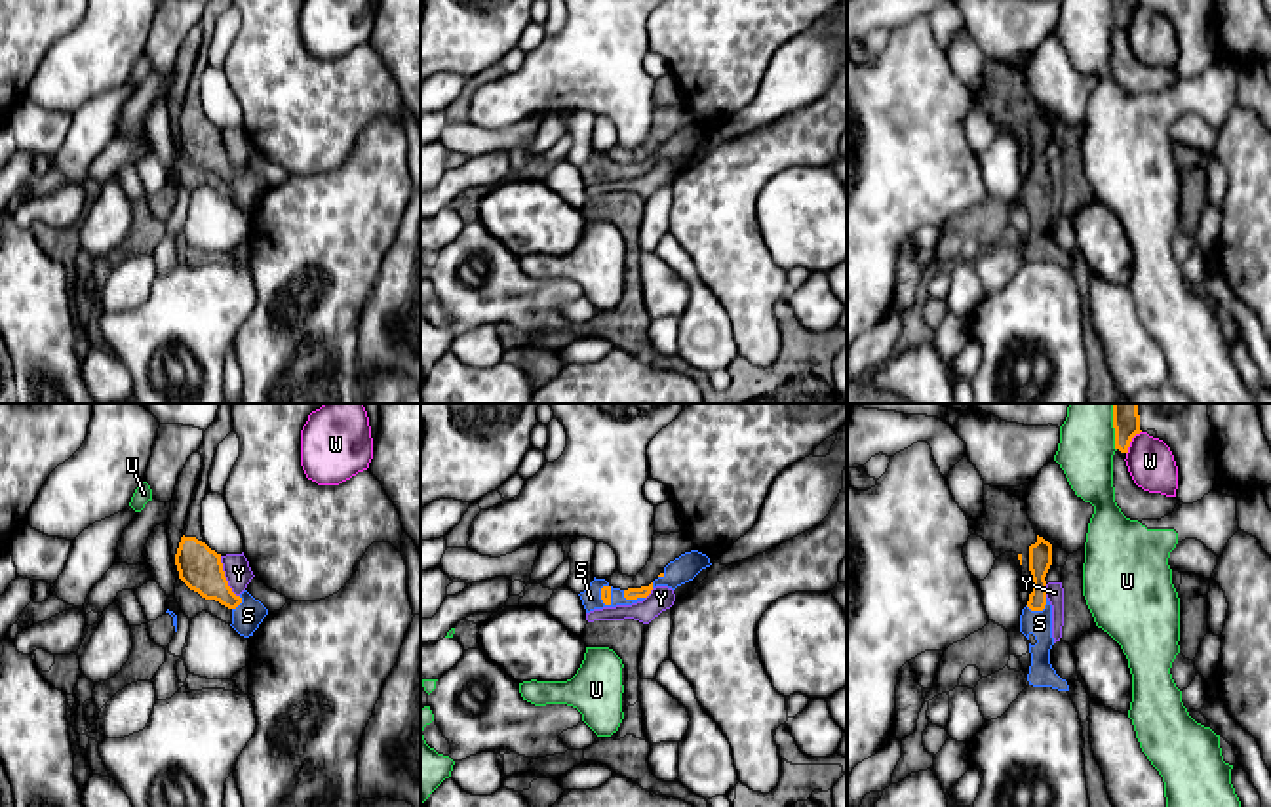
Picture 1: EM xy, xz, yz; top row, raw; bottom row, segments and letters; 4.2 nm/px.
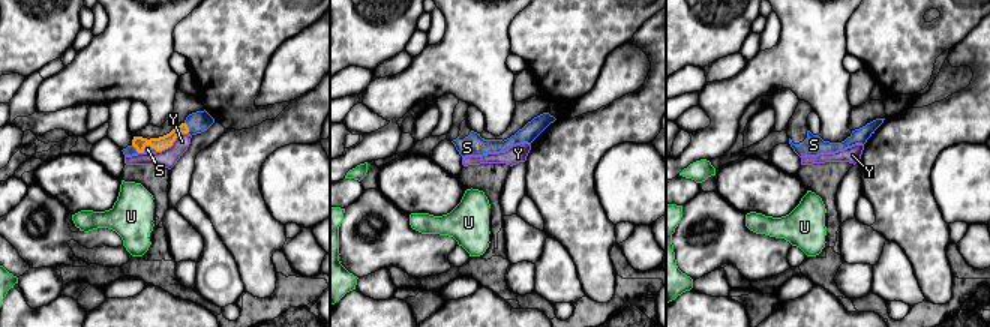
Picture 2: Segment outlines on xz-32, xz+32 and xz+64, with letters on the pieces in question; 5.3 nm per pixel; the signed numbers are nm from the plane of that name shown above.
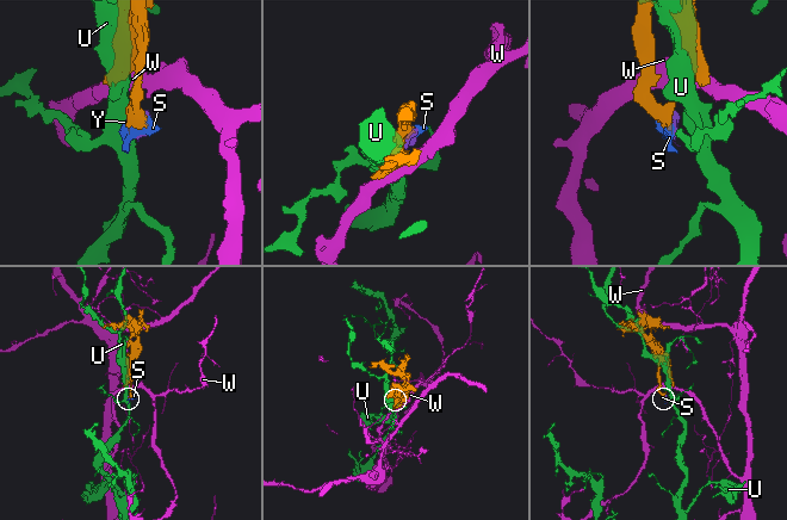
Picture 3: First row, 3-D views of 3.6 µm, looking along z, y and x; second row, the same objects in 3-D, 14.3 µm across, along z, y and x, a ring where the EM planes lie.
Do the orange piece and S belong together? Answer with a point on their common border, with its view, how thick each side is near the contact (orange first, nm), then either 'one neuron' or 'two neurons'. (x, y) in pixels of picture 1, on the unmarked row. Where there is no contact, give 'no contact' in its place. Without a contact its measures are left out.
yz (1039, 183) | 100/110 nm | one neuron

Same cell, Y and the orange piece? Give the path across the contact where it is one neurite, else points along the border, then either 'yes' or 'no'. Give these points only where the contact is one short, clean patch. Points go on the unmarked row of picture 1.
along xy (219, 130), (223, 149), (238, 170) | no

